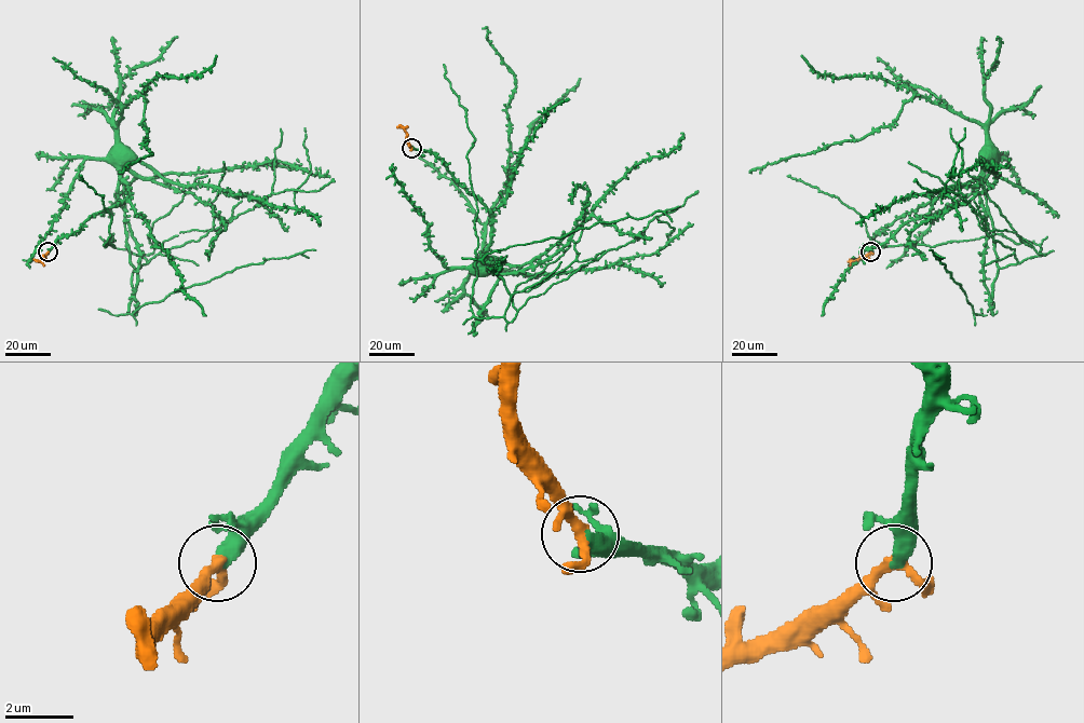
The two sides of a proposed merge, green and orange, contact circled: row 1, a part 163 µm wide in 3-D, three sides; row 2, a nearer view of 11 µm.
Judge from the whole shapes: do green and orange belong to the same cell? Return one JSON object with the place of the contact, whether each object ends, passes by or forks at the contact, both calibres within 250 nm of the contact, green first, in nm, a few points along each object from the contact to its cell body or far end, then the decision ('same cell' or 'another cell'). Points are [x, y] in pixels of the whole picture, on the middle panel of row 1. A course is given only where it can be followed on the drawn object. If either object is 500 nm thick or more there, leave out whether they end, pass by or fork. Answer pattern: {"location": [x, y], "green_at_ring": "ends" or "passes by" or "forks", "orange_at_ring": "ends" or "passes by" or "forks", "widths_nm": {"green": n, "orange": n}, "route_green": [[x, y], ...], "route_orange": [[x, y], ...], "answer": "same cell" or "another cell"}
{"location": [411, 148], "green_at_ring": "ends", "orange_at_ring": "passes by", "widths_nm": {"green": 480, "orange": 280}, "route_green": [[411, 148], [433, 152], [491, 215], [491, 241], [483, 263]], "route_orange": [[411, 148], [405, 131], [396, 126]], "answer": "same cell"}

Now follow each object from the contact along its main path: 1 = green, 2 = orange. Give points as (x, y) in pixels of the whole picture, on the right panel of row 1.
1: (870, 251), (874, 236), (904, 214), (949, 190), (974, 181), (983, 168), (980, 151), (984, 147), (986, 151)
2: (870, 251), (849, 259)

